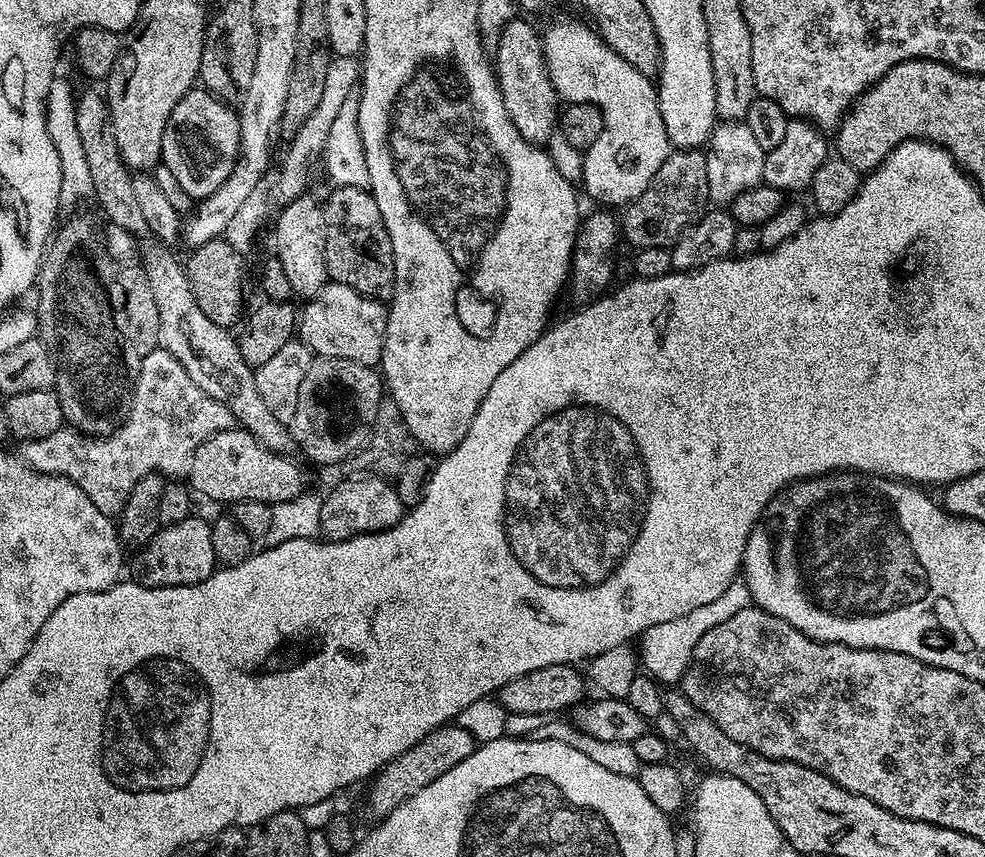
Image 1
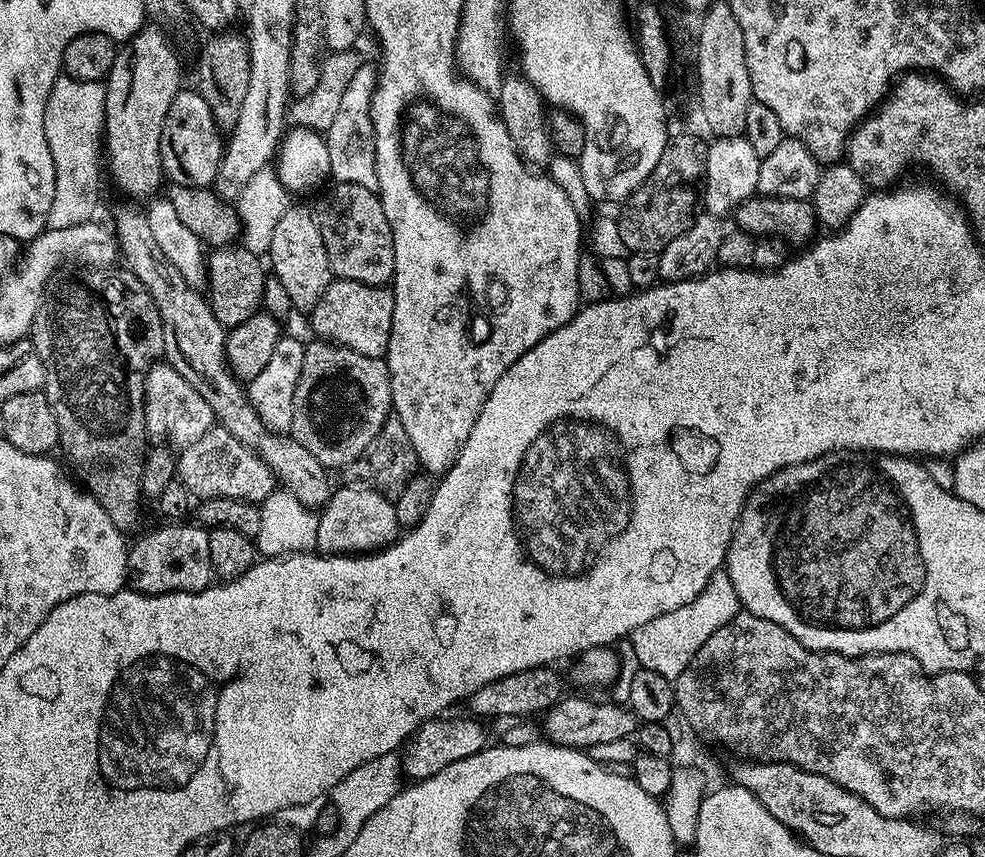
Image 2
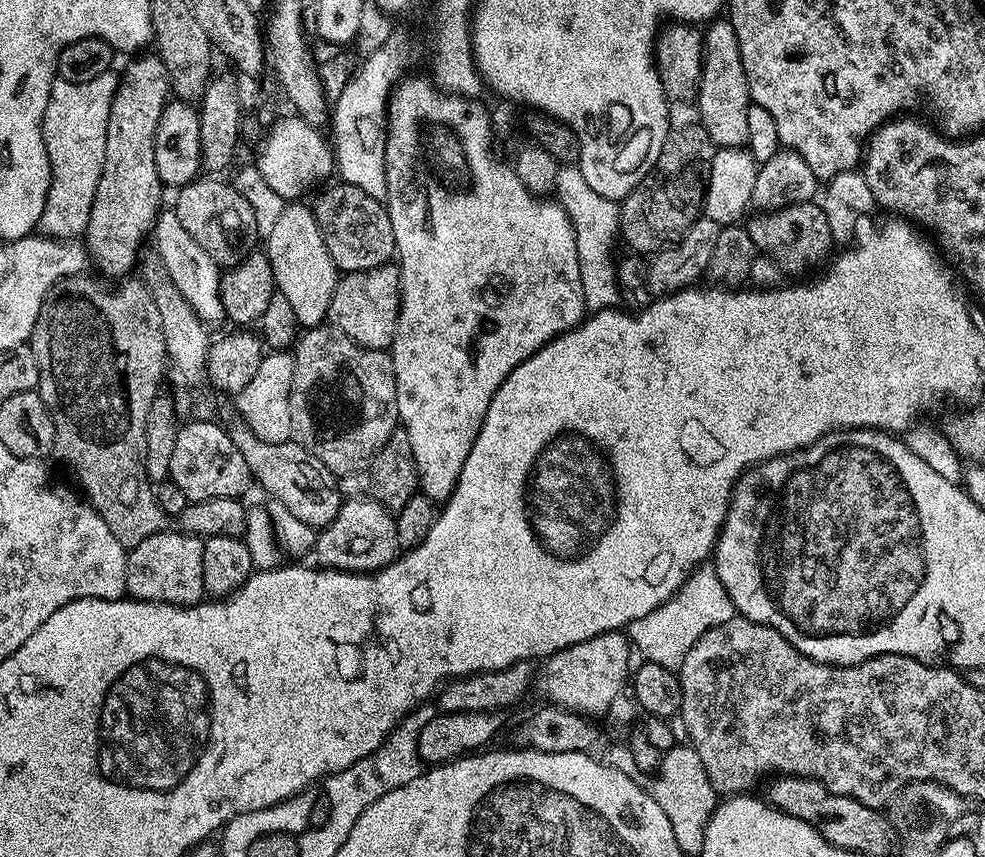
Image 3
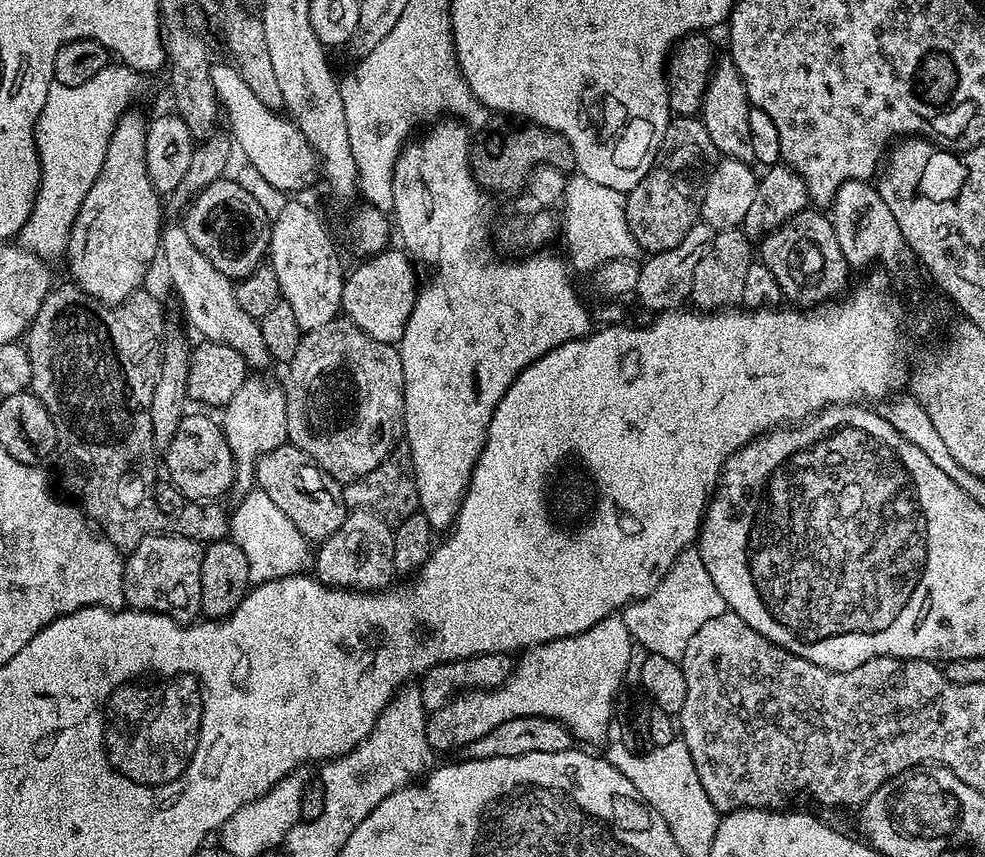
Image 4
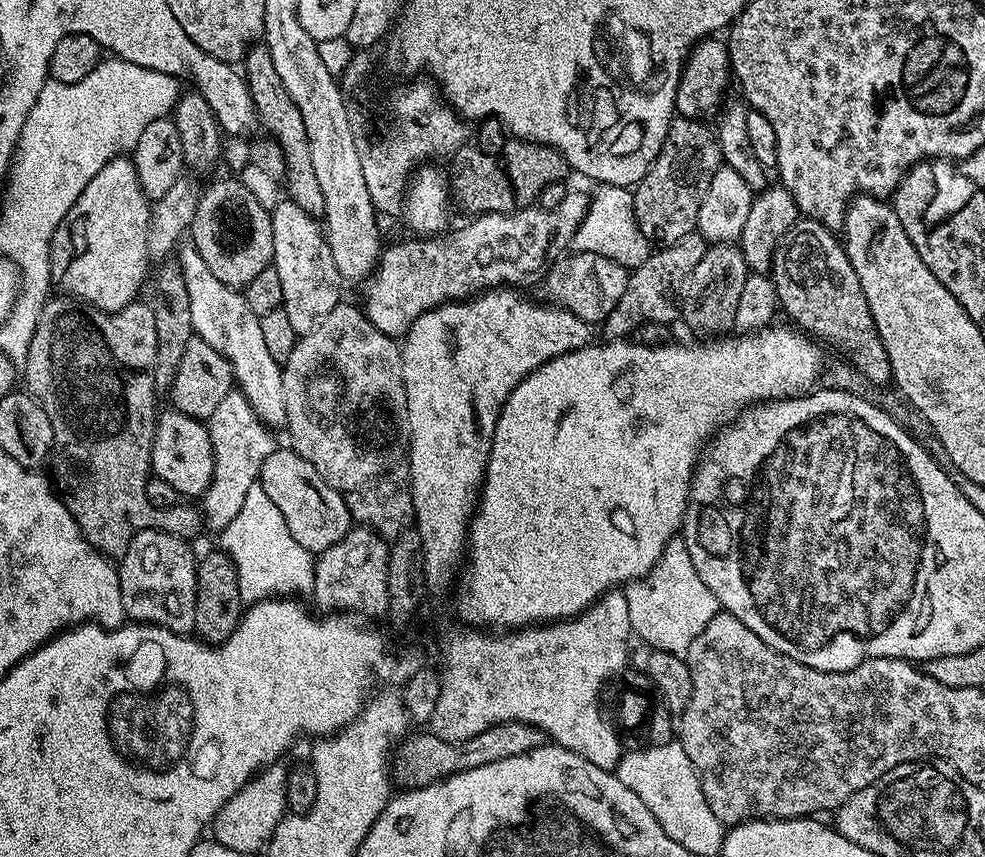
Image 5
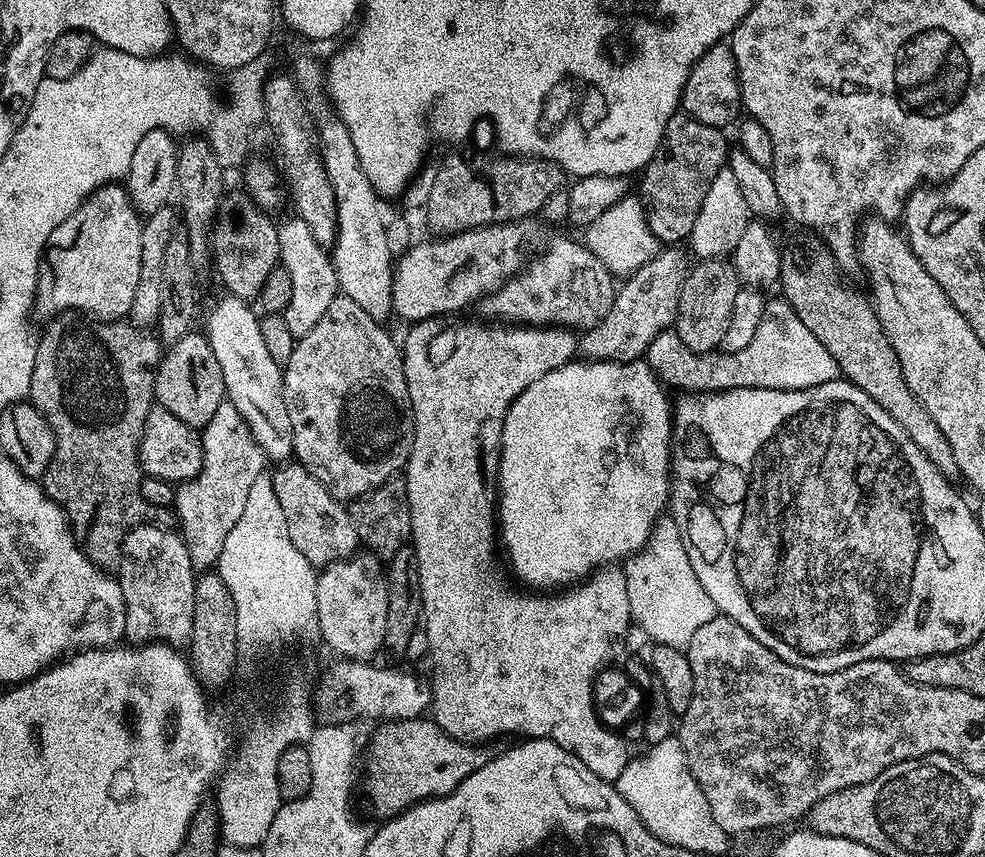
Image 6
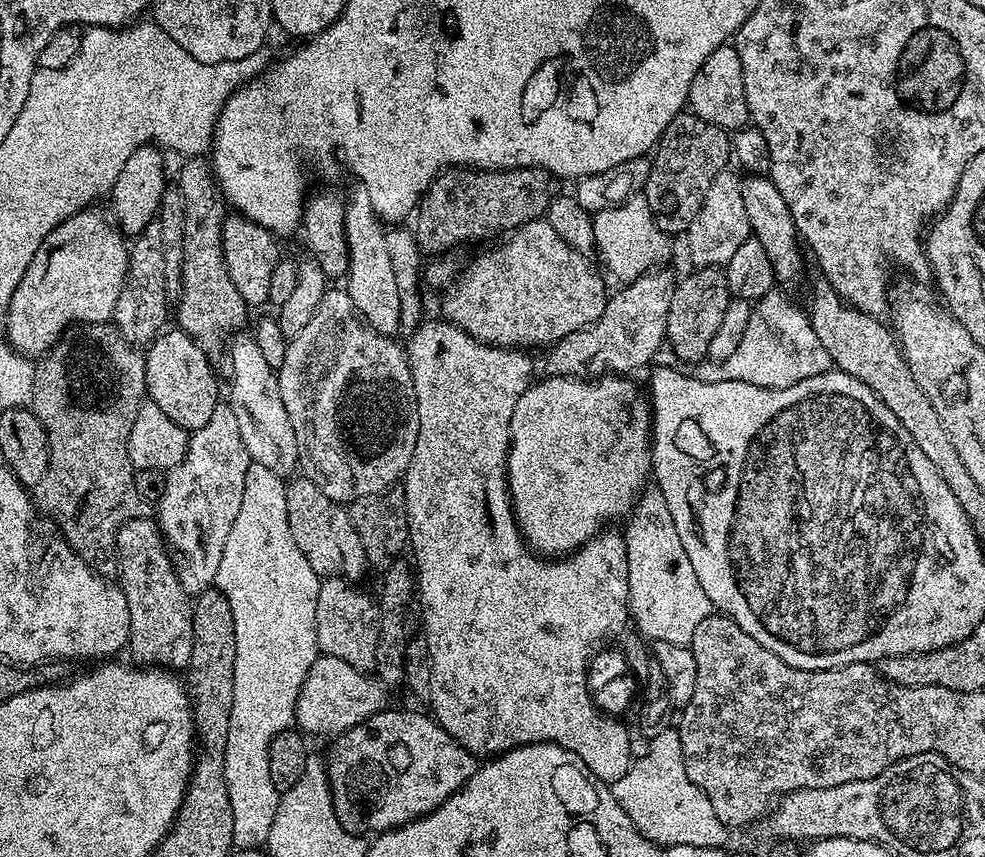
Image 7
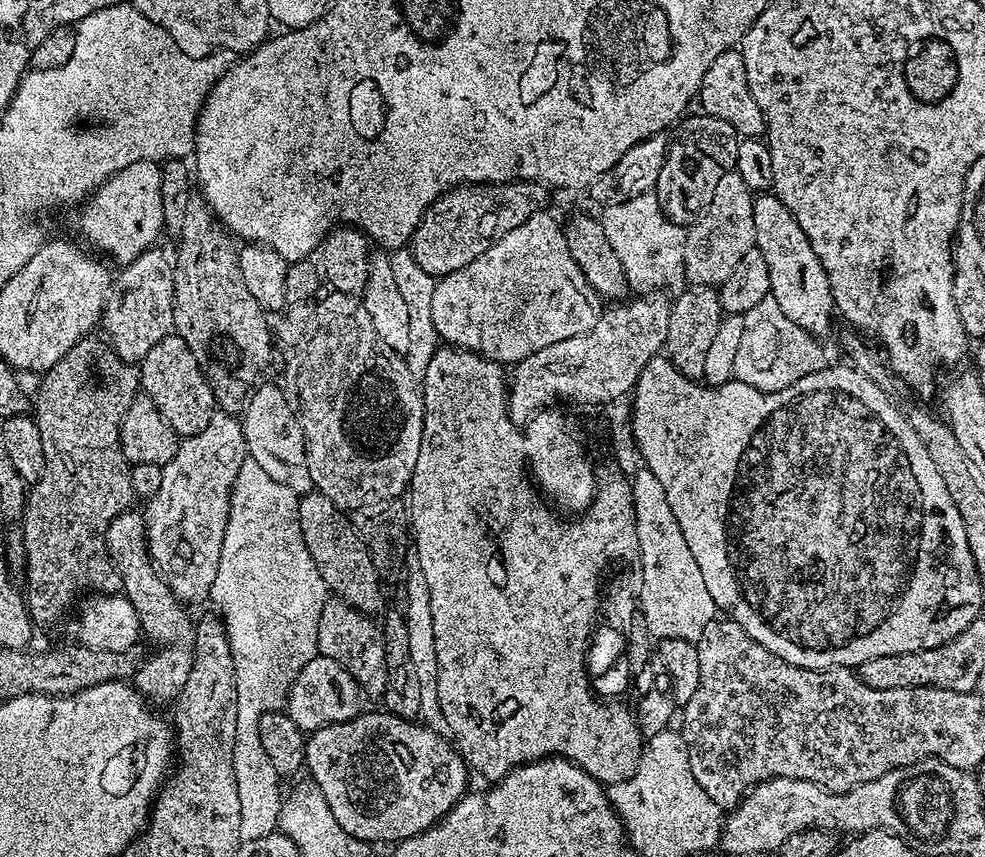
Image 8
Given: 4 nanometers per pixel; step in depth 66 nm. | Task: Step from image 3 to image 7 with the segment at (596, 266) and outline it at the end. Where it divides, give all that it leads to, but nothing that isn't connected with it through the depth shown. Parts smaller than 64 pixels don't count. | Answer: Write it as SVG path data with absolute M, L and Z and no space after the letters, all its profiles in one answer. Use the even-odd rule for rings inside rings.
M643 194L630 198L625 204L614 206L610 210L602 210L592 216L595 249L600 252L604 264L626 285L638 279L642 274L653 271L668 255L672 248L668 245L669 233L662 231L654 222L654 214Z

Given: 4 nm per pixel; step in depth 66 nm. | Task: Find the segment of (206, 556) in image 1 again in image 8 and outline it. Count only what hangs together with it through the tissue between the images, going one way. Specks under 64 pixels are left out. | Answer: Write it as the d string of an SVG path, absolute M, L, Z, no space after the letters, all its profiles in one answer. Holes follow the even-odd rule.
M139 511L123 512L118 514L118 518L114 518L110 522L110 526L106 530L106 546L112 563L116 565L124 581L123 595L128 597L129 602L132 603L138 614L143 639L145 641L149 640L156 647L156 656L149 655L145 659L144 665L136 671L134 687L144 697L145 701L151 702L153 705L171 705L186 686L186 678L190 678L190 666L192 665L196 637L193 617L190 618L184 613L187 612L185 605L181 604L173 595L160 573L157 572L155 564L152 563L152 557L148 554L148 542L144 539L144 517Z

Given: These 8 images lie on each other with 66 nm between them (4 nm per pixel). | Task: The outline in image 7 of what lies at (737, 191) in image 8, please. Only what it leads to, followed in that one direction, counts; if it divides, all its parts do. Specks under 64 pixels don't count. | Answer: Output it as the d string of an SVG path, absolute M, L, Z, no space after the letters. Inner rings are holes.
M732 170L722 171L705 188L702 210L698 210L698 218L690 222L686 233L688 256L697 269L727 266L738 246L751 236L750 218L746 218L746 205L742 202L742 179Z

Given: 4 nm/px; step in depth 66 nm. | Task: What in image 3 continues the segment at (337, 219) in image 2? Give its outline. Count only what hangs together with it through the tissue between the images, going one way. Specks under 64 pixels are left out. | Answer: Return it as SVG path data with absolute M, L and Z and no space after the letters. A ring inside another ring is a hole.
M335 183L317 191L314 196L316 201L310 204L334 266L344 274L381 268L396 254L394 226L390 226L387 207L381 201L370 198L366 190L358 190L358 186Z

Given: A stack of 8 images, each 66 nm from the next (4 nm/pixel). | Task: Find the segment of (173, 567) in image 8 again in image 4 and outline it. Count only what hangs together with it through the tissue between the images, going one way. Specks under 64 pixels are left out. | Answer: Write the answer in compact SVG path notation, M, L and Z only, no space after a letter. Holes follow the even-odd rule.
M249 378L234 393L234 398L222 409L224 438L236 463L234 492L242 497L252 491L256 478L256 457L288 443L286 430L286 398L283 387L267 384L264 380Z

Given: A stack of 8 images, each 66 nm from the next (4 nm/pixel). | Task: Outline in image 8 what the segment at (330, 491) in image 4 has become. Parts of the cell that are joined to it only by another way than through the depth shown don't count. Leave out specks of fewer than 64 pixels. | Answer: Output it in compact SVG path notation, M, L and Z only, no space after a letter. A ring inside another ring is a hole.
M315 490L303 493L296 509L306 550L310 550L310 558L314 558L314 566L318 566L318 574L322 574L322 582L331 595L345 600L354 606L354 610L376 614L384 604L384 588L380 585L382 576L365 537L356 533L355 526L347 520L345 509L334 506L330 498Z

